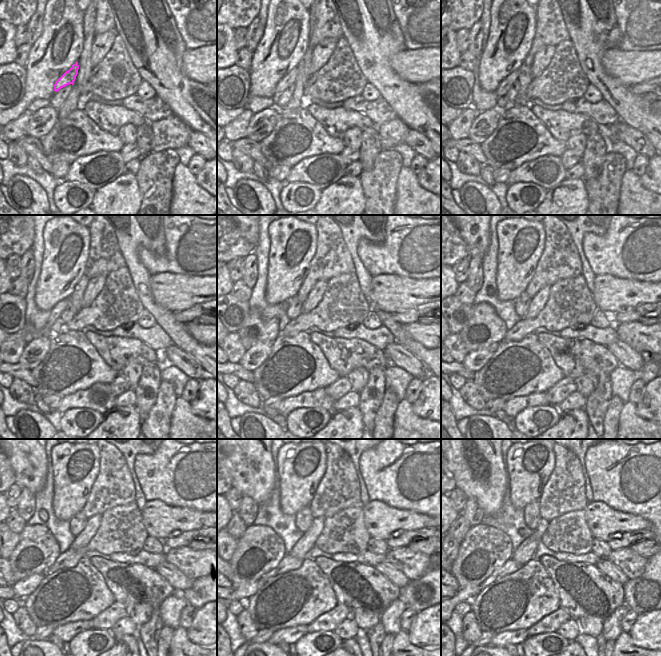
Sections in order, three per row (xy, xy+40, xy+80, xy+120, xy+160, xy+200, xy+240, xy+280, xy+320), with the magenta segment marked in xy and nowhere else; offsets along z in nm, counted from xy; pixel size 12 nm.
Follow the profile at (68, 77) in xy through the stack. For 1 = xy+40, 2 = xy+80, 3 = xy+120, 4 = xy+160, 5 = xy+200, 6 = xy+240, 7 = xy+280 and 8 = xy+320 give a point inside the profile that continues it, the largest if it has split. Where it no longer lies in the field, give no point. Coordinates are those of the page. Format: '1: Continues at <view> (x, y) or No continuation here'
1: Continues at xy+40 (290, 78)
2: Continues at xy+80 (506, 83)
3: Continues at xy+120 (29, 332)
4: Continues at xy+160 (255, 329)
5: Continues at xy+200 (484, 326)
6: Continues at xy+240 (37, 550)
7: Continues at xy+280 (260, 549)
8: Continues at xy+320 (485, 549).

